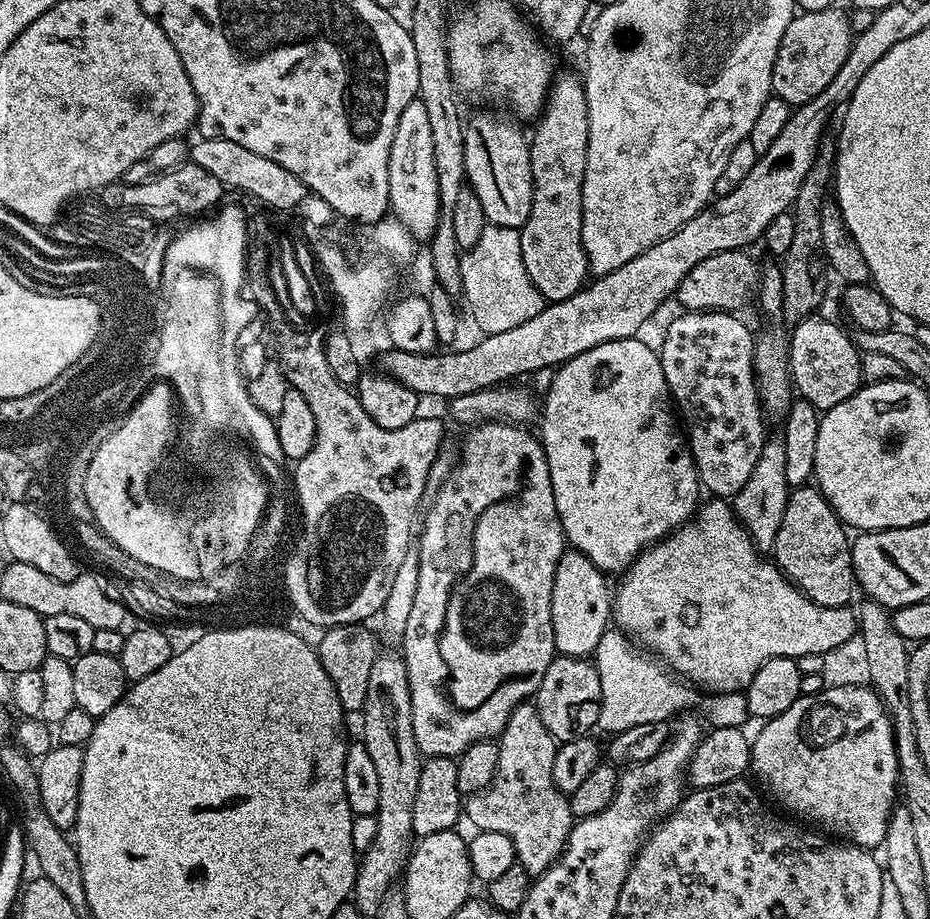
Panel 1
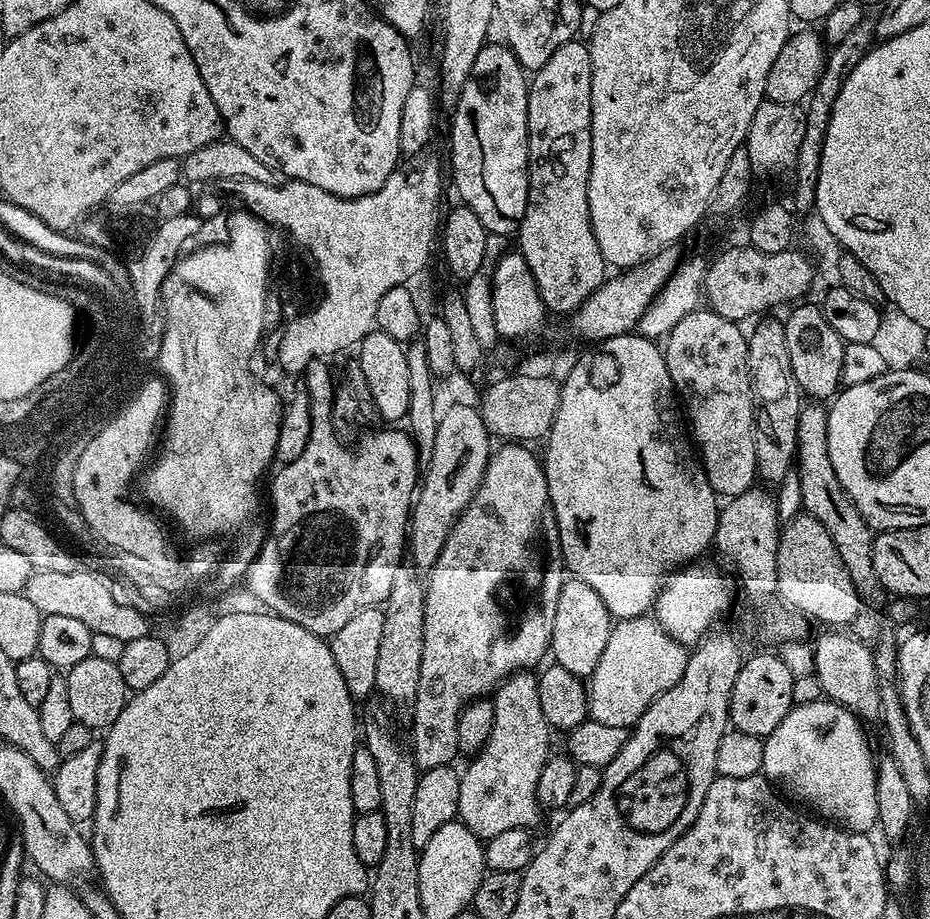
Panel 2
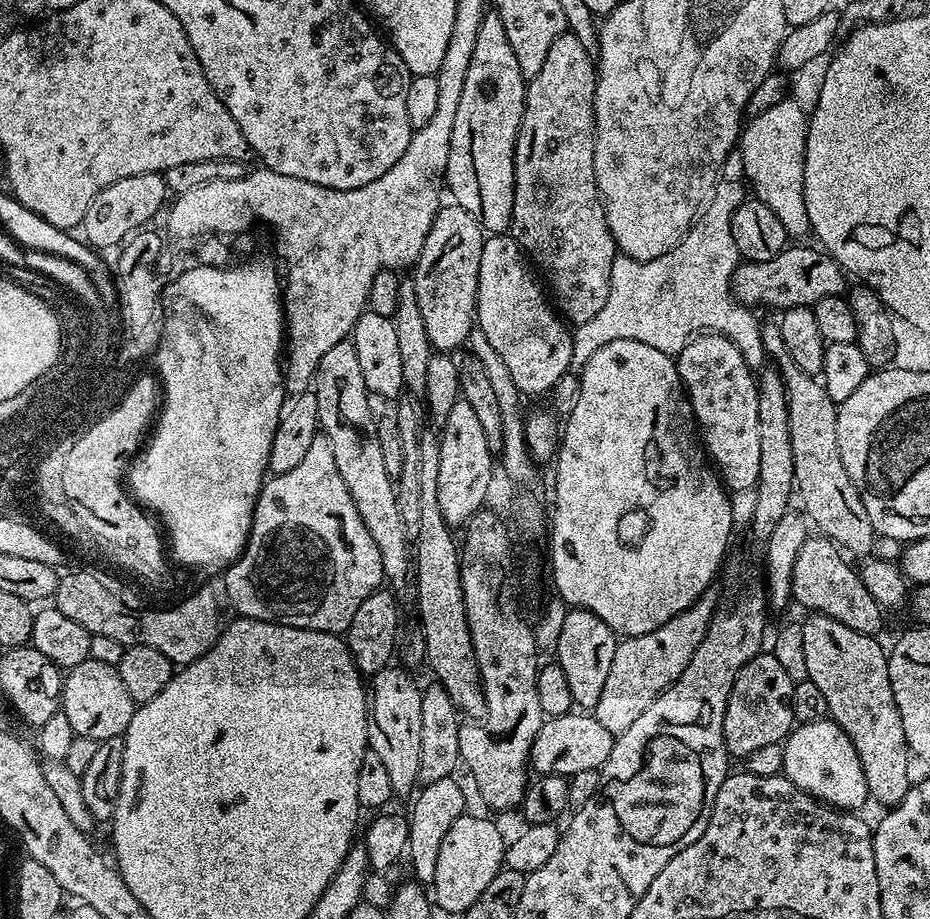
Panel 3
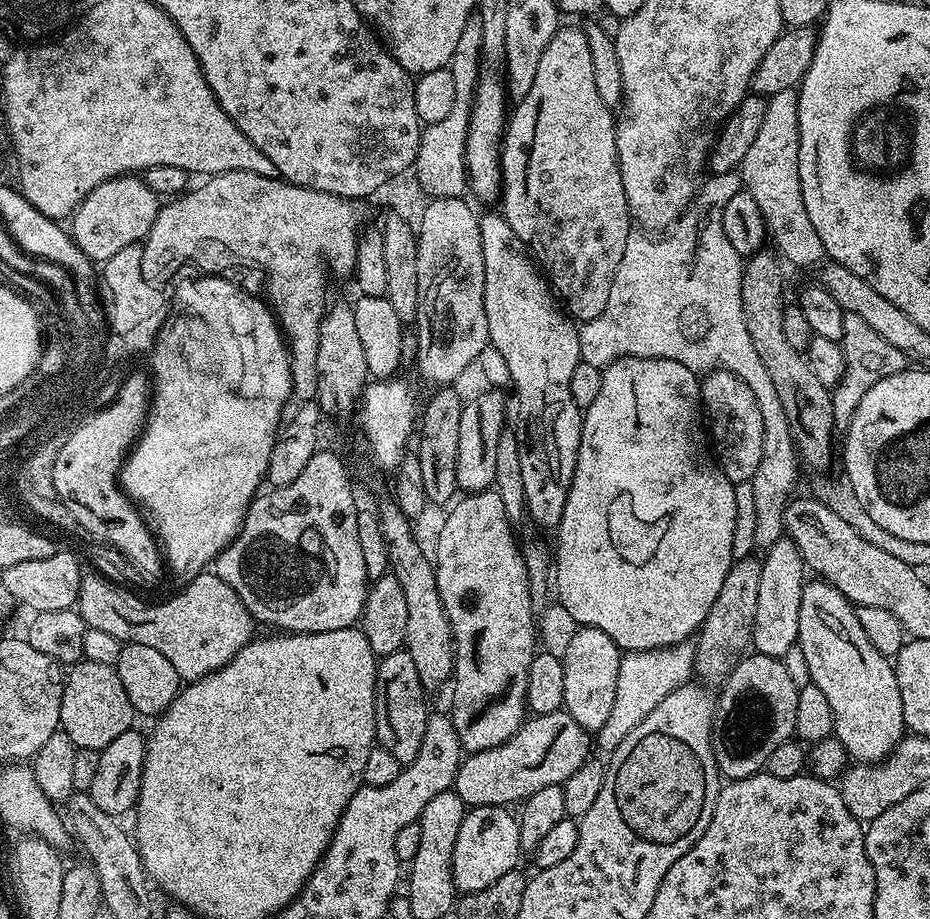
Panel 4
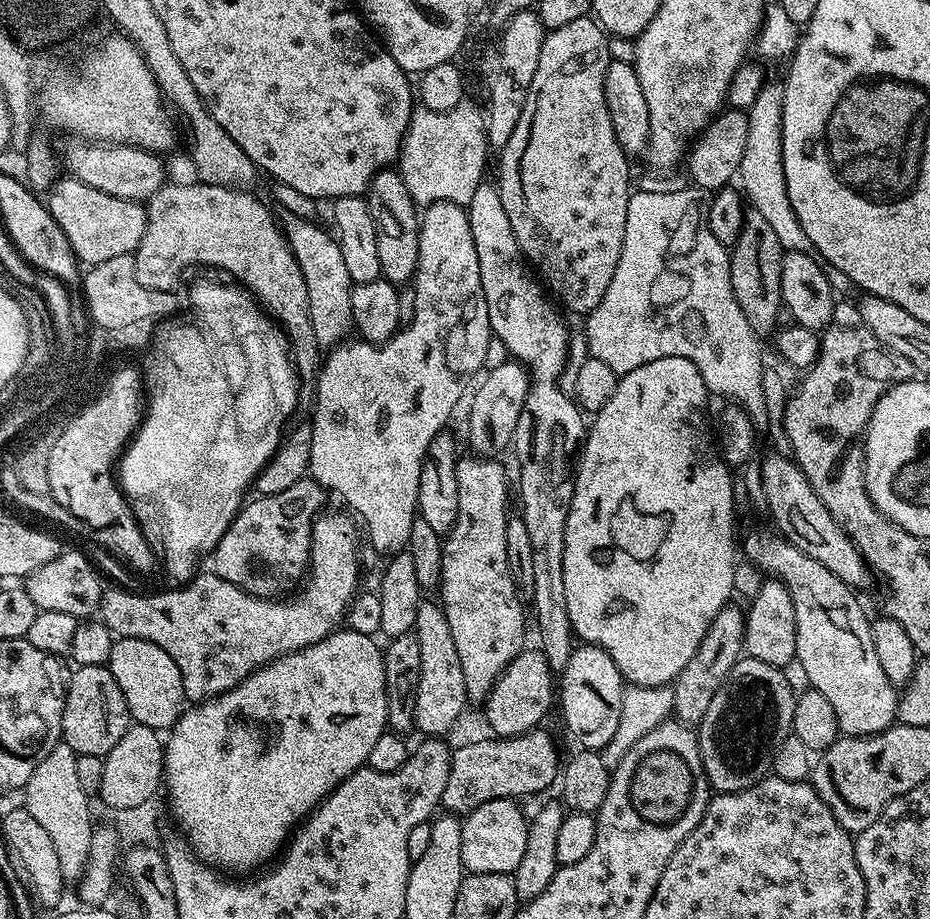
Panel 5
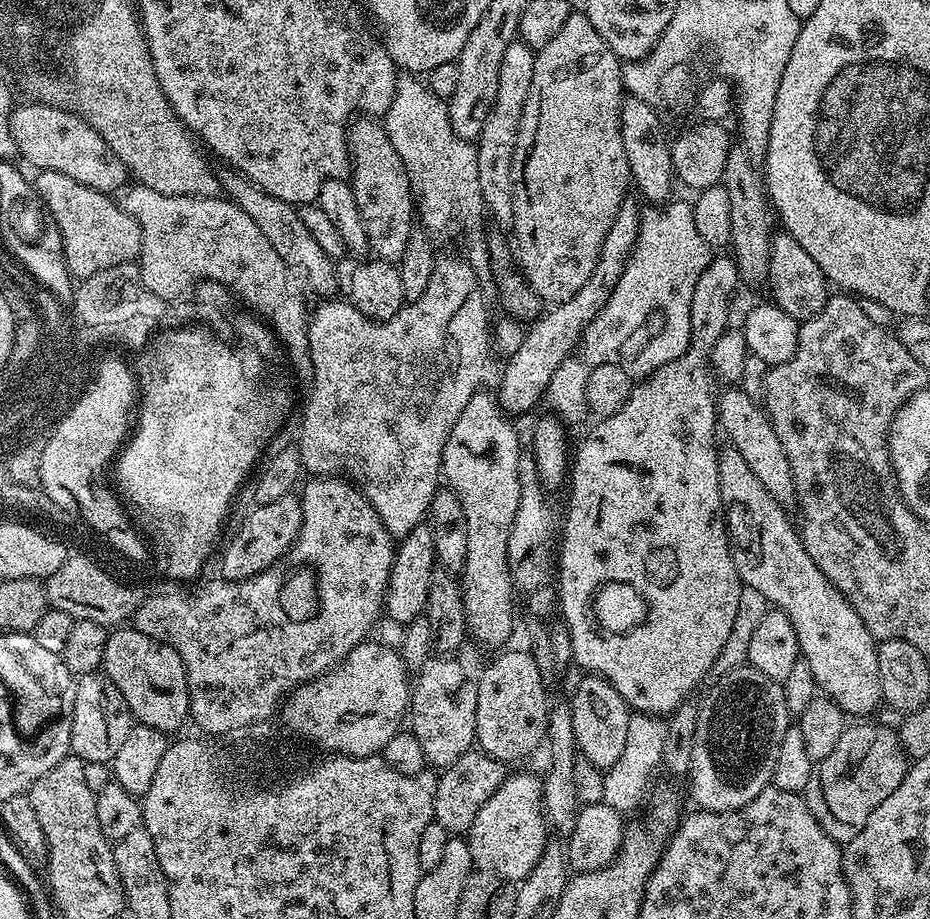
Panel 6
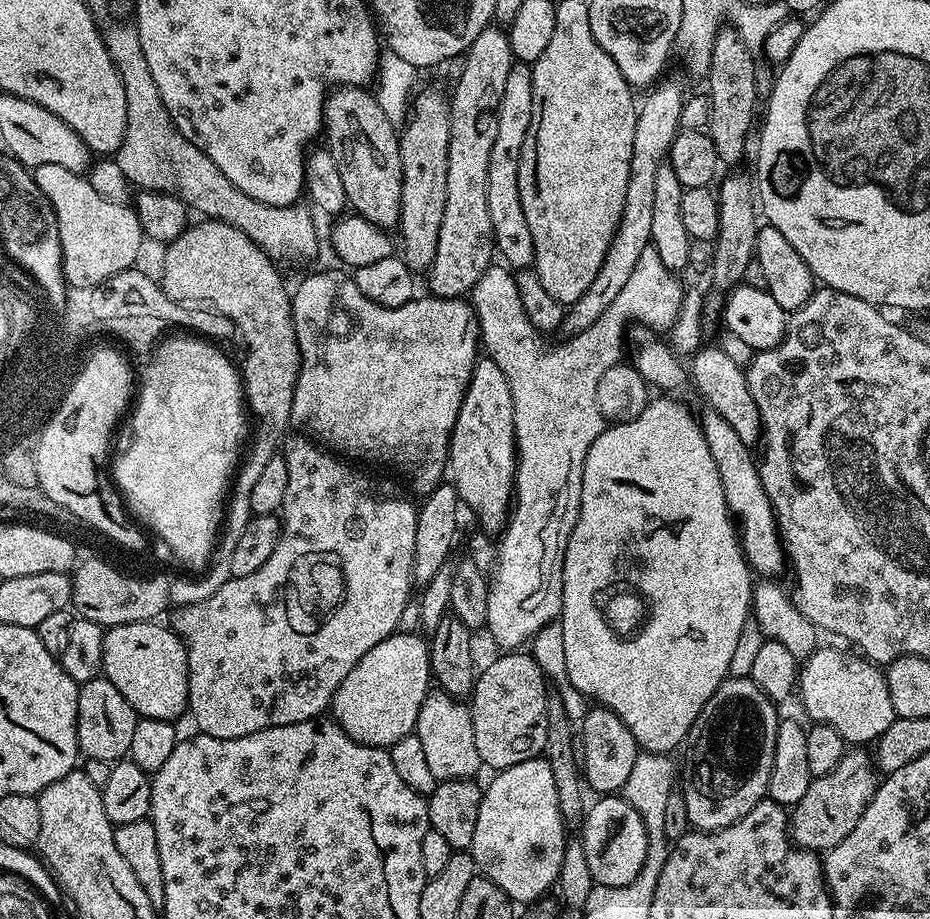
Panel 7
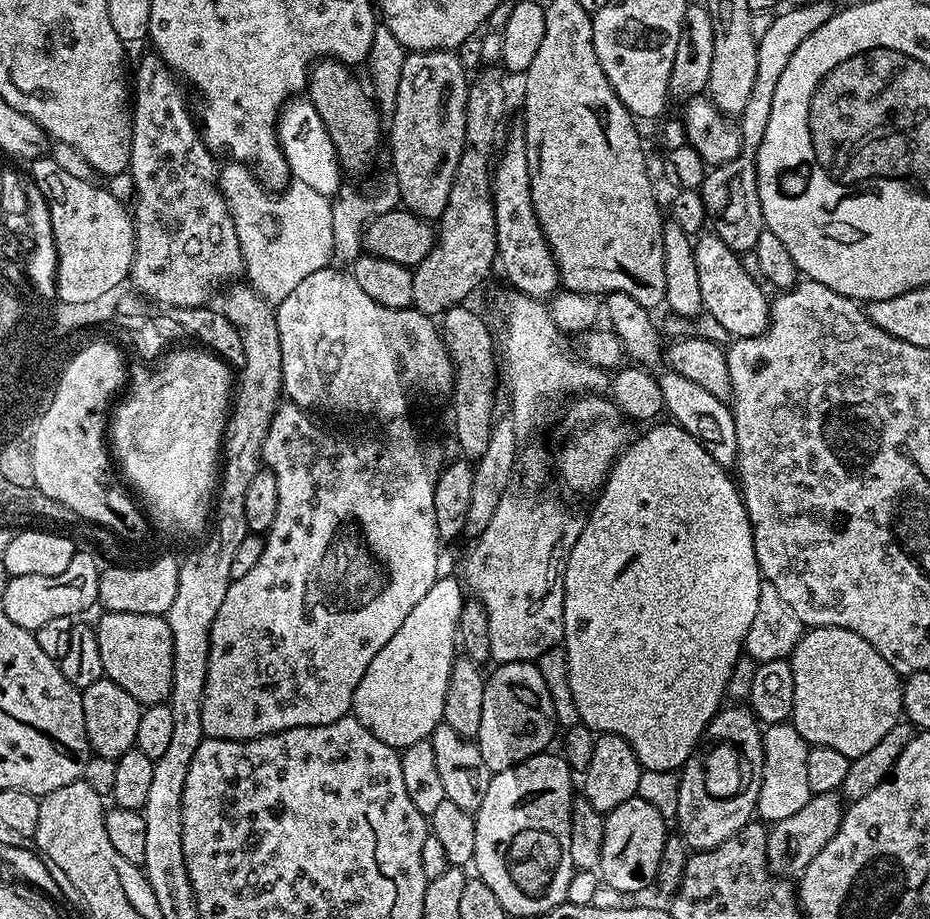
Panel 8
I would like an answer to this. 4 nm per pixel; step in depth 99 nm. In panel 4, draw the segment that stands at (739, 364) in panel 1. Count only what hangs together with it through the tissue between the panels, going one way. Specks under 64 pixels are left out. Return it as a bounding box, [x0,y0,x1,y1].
[700,368,762,484]

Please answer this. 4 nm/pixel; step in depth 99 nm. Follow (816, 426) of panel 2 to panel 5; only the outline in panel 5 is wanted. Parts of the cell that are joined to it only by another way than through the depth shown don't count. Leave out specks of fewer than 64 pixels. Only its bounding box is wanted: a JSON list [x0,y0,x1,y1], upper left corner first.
[730,207,786,338]

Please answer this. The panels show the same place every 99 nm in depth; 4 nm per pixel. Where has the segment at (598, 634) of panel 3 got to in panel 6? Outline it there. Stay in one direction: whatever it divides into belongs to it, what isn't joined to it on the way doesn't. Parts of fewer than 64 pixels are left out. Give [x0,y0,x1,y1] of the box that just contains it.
[570,674,630,770]

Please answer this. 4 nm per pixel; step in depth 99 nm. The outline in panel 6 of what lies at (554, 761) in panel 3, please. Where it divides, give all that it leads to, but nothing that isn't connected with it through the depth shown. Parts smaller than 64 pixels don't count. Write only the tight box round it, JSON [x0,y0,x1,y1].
[433,750,510,834]

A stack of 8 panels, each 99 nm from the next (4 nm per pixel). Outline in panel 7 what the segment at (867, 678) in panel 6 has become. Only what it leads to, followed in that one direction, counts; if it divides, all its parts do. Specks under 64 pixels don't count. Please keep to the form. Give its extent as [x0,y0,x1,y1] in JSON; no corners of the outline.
[699,410,786,578]

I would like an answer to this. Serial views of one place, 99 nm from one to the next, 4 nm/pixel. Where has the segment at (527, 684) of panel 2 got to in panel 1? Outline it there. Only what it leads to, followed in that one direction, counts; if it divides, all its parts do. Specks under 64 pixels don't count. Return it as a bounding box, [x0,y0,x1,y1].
[466,702,574,878]

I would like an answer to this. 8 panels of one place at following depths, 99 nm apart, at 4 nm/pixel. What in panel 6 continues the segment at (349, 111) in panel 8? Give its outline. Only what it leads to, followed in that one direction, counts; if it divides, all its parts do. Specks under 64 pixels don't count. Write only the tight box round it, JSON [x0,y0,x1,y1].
[347,118,418,262]

